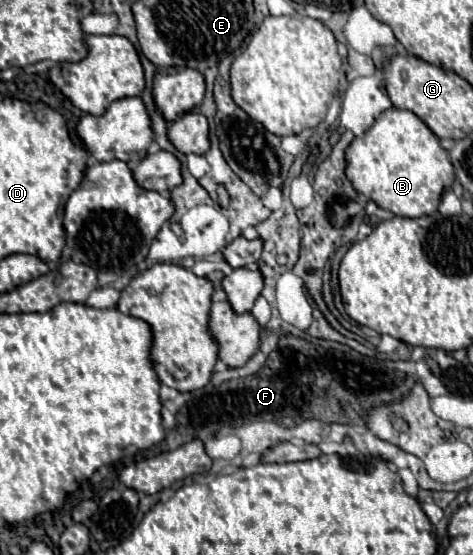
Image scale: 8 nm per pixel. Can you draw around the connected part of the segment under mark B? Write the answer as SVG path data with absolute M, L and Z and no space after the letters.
M395 107L383 111L361 137L349 143L345 161L349 161L345 175L357 193L393 215L409 219L433 215L441 201L441 193L449 189L455 179L449 153L439 145L439 139L415 113Z

